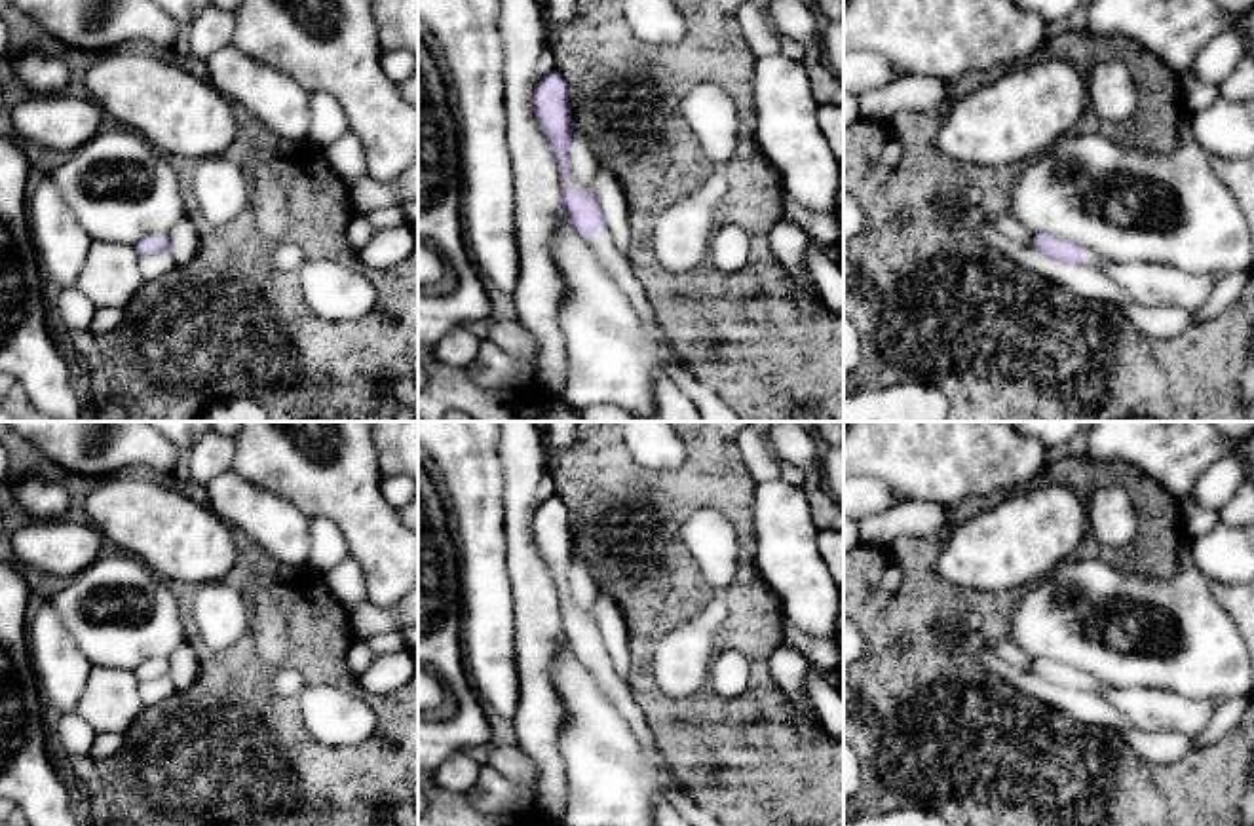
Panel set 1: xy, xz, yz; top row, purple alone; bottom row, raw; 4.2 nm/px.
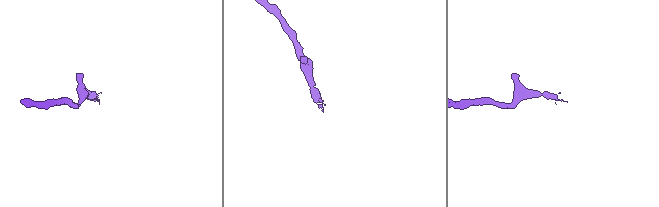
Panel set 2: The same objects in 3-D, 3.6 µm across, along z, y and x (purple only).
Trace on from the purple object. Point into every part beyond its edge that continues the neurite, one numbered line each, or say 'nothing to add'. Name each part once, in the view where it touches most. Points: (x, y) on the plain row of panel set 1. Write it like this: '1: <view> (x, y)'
1: xz (612, 684)

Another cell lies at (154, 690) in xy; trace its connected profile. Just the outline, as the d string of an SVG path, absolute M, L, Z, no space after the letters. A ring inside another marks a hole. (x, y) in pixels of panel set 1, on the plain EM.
M169 676L142 680L139 687L139 695L141 695L144 708L165 701L175 691L177 687Z

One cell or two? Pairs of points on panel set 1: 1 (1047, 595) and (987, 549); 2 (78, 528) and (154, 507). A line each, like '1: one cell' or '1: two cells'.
1: two cells
2: one cell

